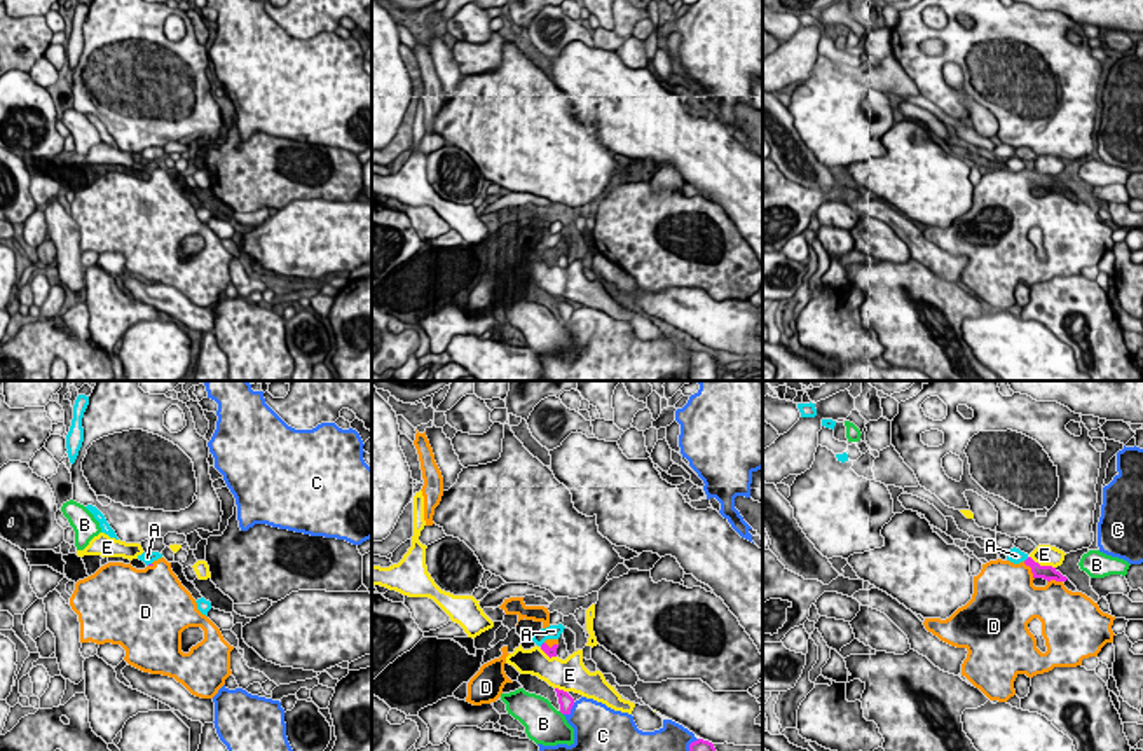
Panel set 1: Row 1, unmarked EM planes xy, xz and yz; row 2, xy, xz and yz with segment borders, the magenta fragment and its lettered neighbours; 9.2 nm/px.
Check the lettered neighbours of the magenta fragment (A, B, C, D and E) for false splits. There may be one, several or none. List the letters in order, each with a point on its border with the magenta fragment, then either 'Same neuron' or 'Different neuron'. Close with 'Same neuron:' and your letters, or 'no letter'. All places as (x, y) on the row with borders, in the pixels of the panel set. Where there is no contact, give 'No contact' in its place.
A: Touches magenta at yz (1026, 559). Different neuron
B: No contact. Different neuron
C: Touches magenta at xz (571, 708). Different neuron
D: Touches magenta at yz (1032, 570). Same neuron
E: Touches magenta at yz (1042, 566). Different neuron
Same neuron: D

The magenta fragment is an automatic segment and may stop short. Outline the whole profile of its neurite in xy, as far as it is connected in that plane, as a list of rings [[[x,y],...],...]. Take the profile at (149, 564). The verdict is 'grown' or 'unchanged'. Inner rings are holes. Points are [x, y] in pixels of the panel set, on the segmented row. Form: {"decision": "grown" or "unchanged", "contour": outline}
{"decision": "grown", "contour": [[[164,557],[145,569],[108,562],[79,580],[70,597],[79,615],[80,643],[120,644],[124,660],[150,674],[175,678],[192,695],[213,699],[230,671],[230,646],[197,610]],[[201,627],[204,639],[181,651],[181,632]]]}

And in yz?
{"decision": "grown", "contour": [[[1031,557],[1014,564],[989,561],[974,576],[972,599],[949,618],[925,618],[923,625],[941,641],[965,648],[965,676],[989,700],[1016,695],[1019,674],[1033,678],[1054,667],[1077,667],[1113,643],[1115,617],[1103,613],[1091,597],[1064,587],[1068,578]],[[1038,618],[1047,651],[1037,648],[1028,624]]]}

